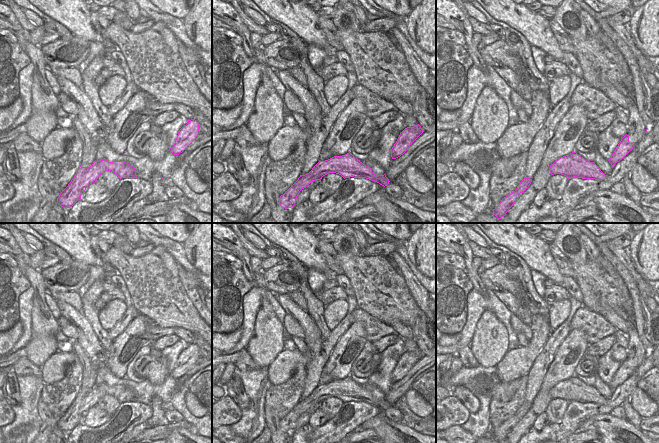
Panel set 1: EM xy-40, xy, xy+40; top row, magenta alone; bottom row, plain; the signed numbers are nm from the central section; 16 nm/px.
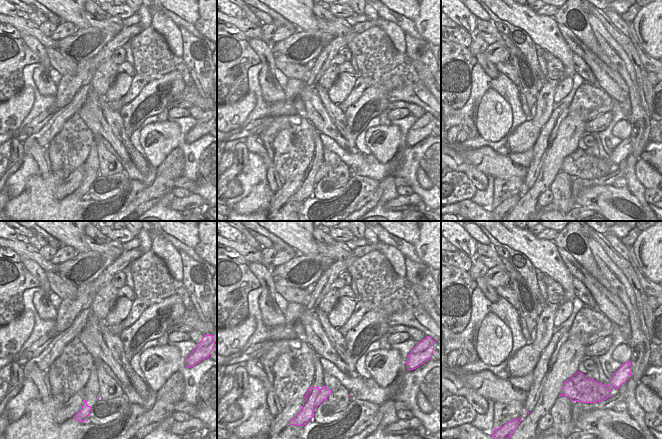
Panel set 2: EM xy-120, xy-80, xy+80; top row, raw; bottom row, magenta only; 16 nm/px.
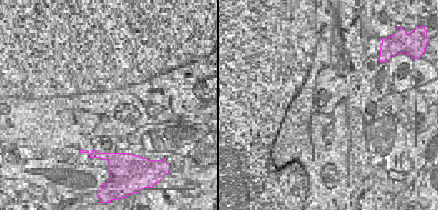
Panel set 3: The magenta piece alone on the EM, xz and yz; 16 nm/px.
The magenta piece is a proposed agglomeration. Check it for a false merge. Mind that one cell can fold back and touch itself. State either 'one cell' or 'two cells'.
two cells

